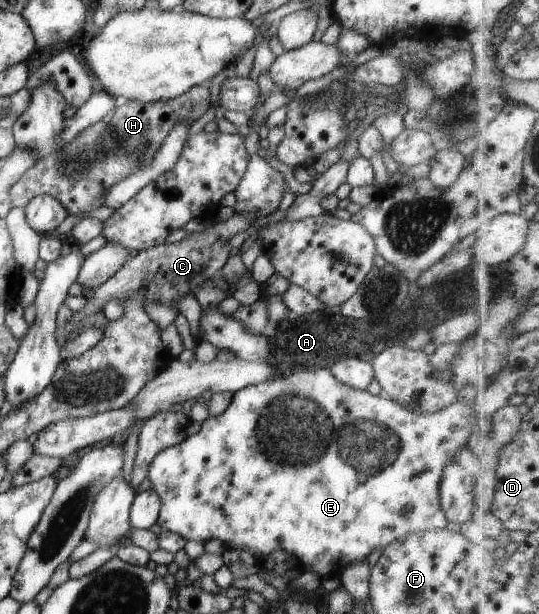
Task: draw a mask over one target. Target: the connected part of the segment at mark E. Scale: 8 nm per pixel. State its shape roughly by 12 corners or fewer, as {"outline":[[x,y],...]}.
{"outline":[[292,372],[147,468],[156,524],[338,577],[440,530],[458,400]]}

